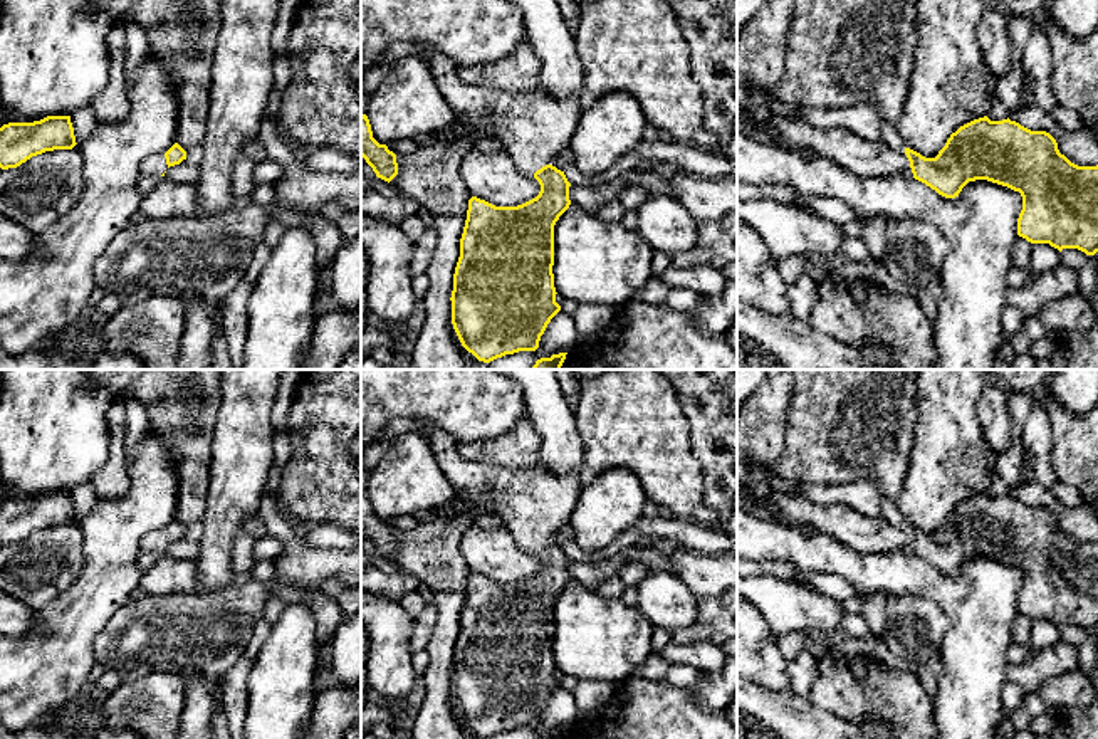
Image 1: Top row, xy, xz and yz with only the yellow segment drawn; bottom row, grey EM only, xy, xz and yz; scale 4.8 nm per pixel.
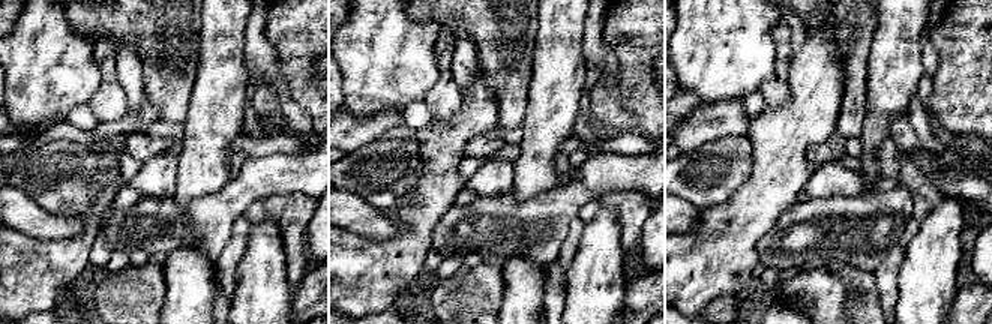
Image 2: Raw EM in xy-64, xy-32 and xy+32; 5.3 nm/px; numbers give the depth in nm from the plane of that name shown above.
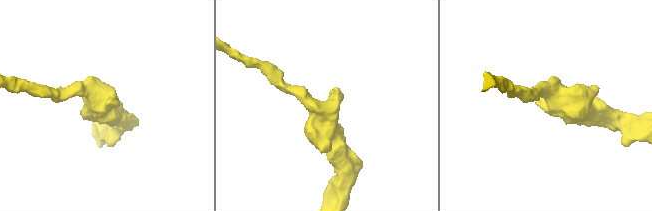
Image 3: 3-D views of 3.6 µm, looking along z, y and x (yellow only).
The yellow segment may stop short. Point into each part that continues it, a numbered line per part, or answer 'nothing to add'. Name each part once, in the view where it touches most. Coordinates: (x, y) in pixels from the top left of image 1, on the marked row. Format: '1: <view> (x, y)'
1: xz (534, 128)

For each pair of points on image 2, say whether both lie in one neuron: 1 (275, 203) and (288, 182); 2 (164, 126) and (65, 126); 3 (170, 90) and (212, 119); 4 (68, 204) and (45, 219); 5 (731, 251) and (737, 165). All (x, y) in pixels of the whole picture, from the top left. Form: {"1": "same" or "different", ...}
{"1": "different", "2": "same", "3": "different", "4": "different", "5": "different"}

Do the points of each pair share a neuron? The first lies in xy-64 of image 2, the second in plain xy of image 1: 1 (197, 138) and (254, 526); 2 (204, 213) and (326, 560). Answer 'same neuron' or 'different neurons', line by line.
1: different neurons
2: same neuron

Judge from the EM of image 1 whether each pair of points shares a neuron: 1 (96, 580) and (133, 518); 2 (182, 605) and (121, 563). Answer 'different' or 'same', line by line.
1: same
2: different

